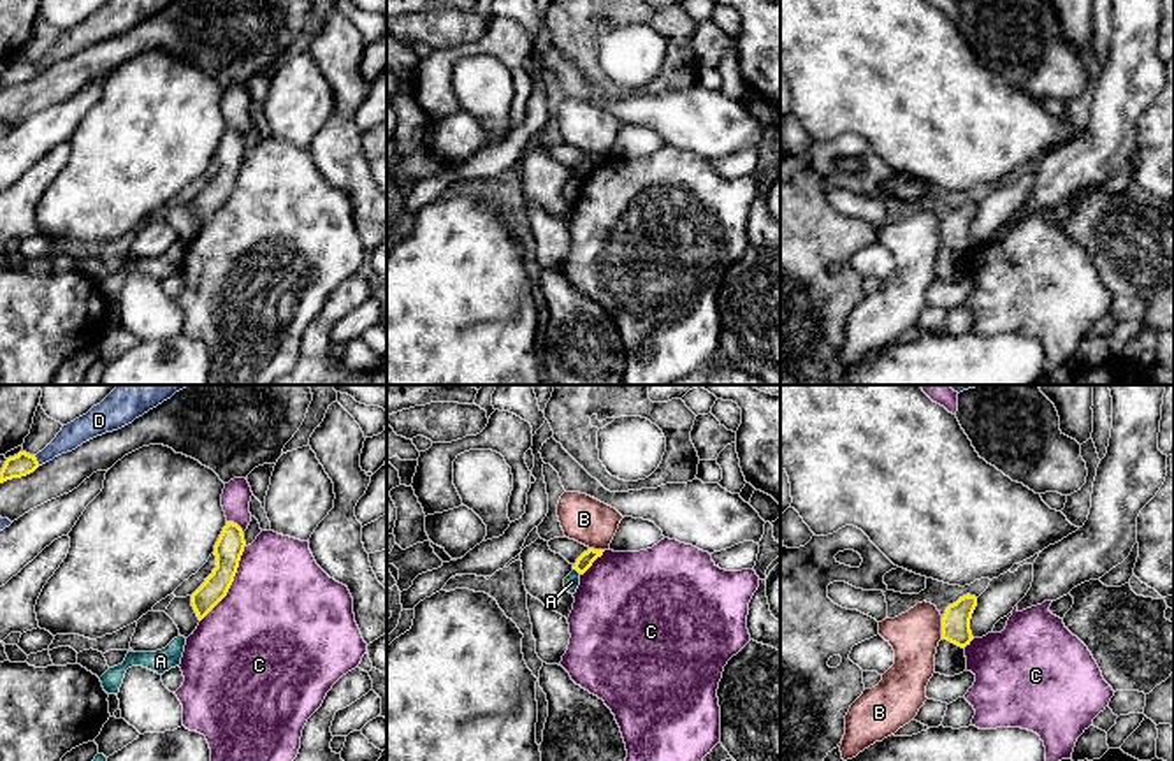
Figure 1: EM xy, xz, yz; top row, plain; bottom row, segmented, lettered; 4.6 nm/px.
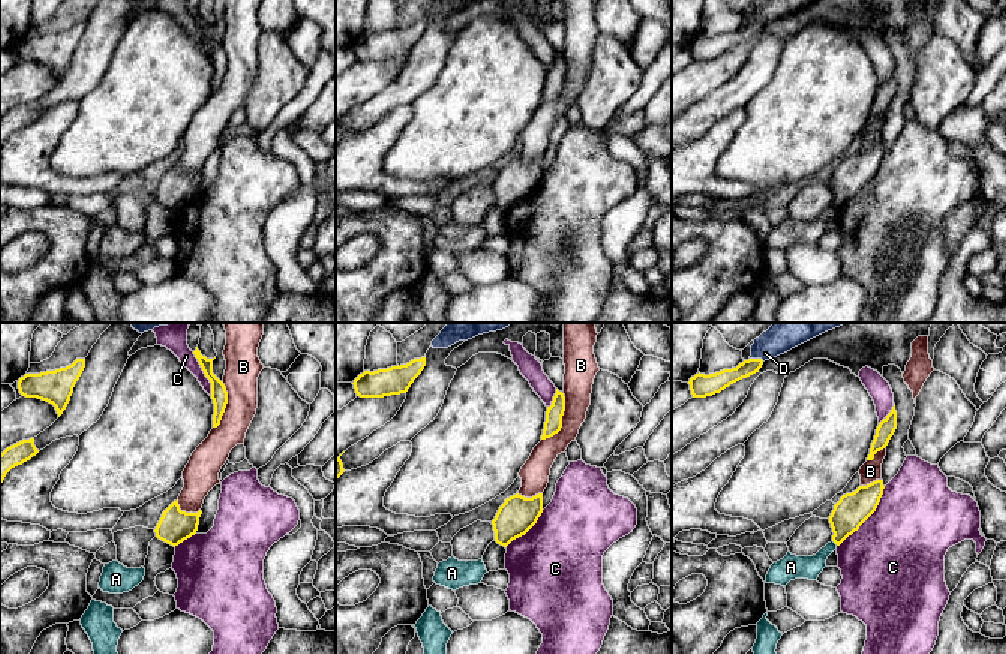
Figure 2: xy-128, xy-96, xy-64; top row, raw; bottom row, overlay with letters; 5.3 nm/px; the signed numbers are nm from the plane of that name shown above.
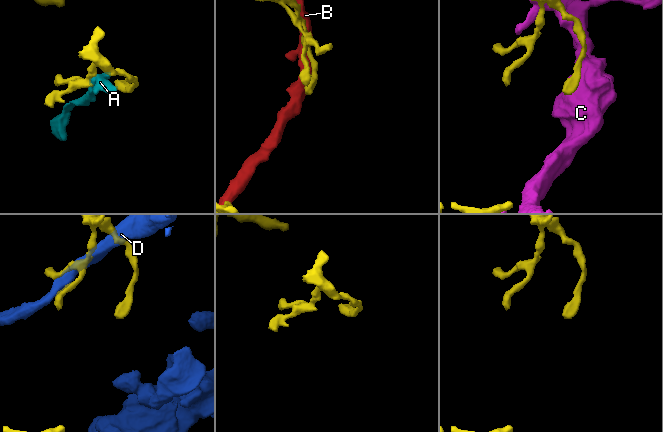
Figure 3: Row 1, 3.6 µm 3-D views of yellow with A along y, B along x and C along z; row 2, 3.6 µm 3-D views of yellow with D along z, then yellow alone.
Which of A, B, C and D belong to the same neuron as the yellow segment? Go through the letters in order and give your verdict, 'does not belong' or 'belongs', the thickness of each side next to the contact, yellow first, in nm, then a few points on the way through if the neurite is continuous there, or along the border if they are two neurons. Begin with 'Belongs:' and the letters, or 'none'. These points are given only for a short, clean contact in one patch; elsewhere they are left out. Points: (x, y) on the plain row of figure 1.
Belongs: none
A: does not belong; 70 nm thick on the yellow side, 70 nm on the other; border along xz (573, 174), (580, 180)
B: does not belong; 130 nm thick on the yellow side, 220 nm on the other
C: does not belong; 130 nm thick on the yellow side, 500 nm on the other
D: does not belong; 110 nm thick on the yellow side, 120 nm on the other

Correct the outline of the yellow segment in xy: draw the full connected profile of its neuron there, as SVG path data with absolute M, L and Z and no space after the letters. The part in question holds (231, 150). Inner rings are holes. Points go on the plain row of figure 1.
M227 128L213 158L216 162L216 174L192 200L192 213L199 227L202 227L227 202L244 153L243 135L234 128Z

